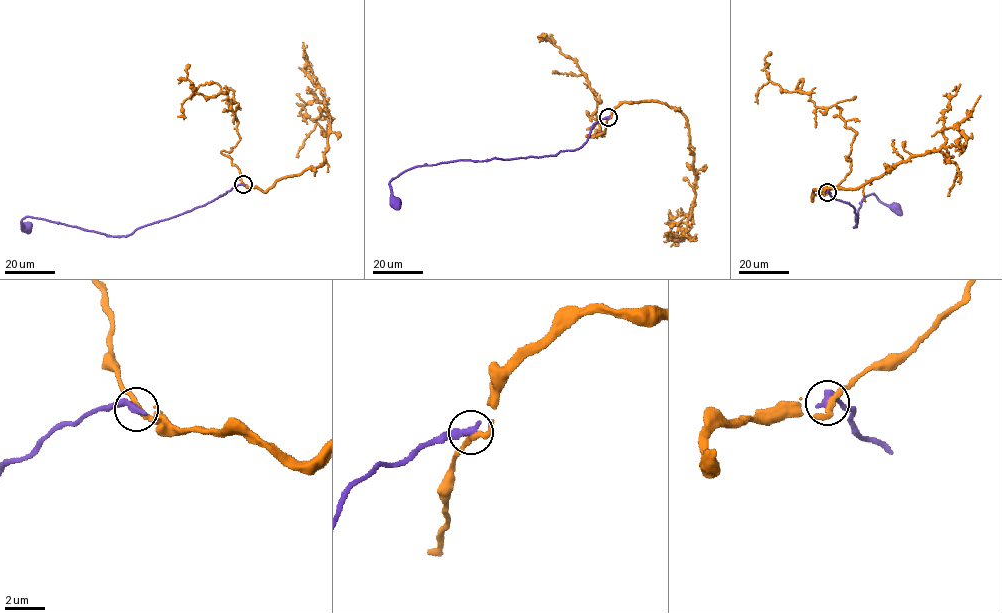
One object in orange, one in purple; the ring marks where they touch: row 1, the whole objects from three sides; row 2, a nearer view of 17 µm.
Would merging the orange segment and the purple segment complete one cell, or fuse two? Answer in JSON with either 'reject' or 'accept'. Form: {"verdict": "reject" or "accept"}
{"verdict": "accept"}

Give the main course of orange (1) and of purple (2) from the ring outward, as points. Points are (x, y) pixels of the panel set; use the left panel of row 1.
1: (244, 185), (267, 191), (284, 177), (323, 164), (328, 116), (321, 88), (310, 78), (304, 49)
2: (243, 185), (239, 184), (206, 204), (139, 227), (126, 236), (107, 236), (26, 216), (21, 224), (26, 226)

